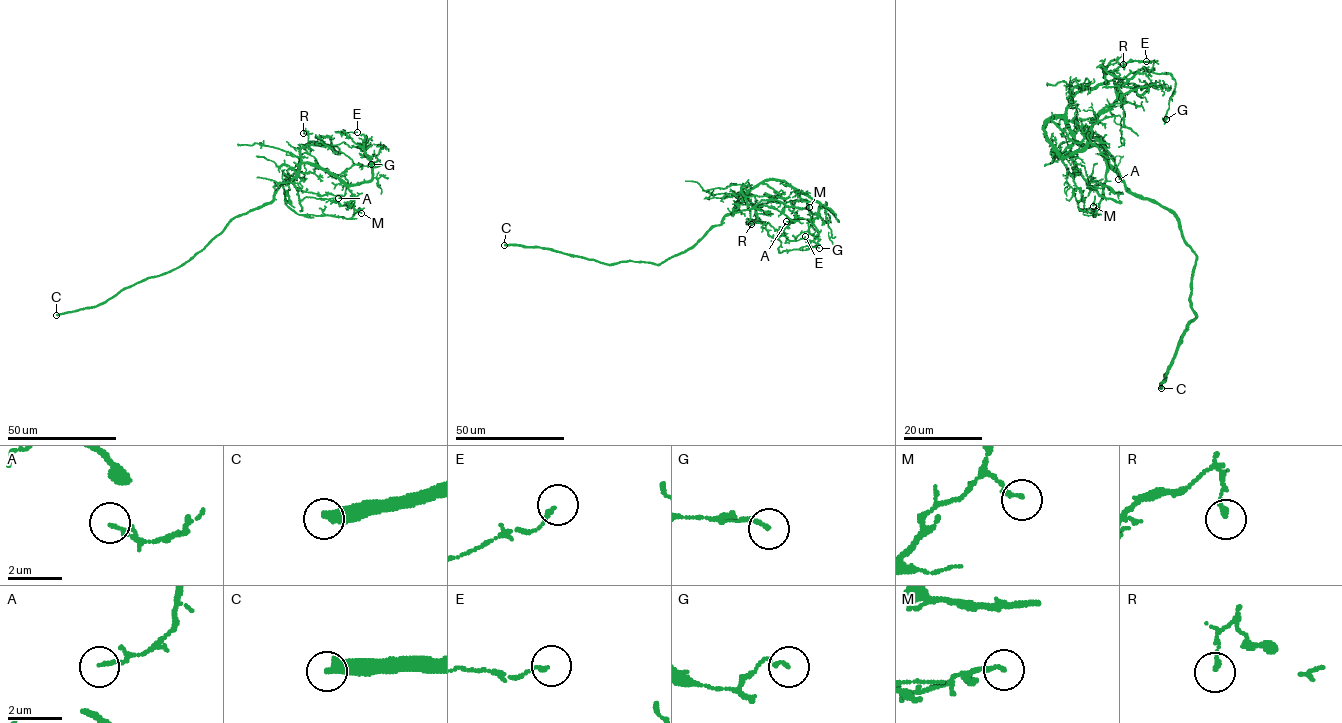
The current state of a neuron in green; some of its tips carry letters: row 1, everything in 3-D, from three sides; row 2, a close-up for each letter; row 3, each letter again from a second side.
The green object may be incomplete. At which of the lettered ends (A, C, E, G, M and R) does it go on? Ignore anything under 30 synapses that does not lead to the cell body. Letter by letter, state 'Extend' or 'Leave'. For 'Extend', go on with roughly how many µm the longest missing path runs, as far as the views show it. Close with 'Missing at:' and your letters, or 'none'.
A: Leave
C: Extend. Missing length about 160 µm
E: Leave
G: Leave
M: Leave
R: Leave
Missing at: C

